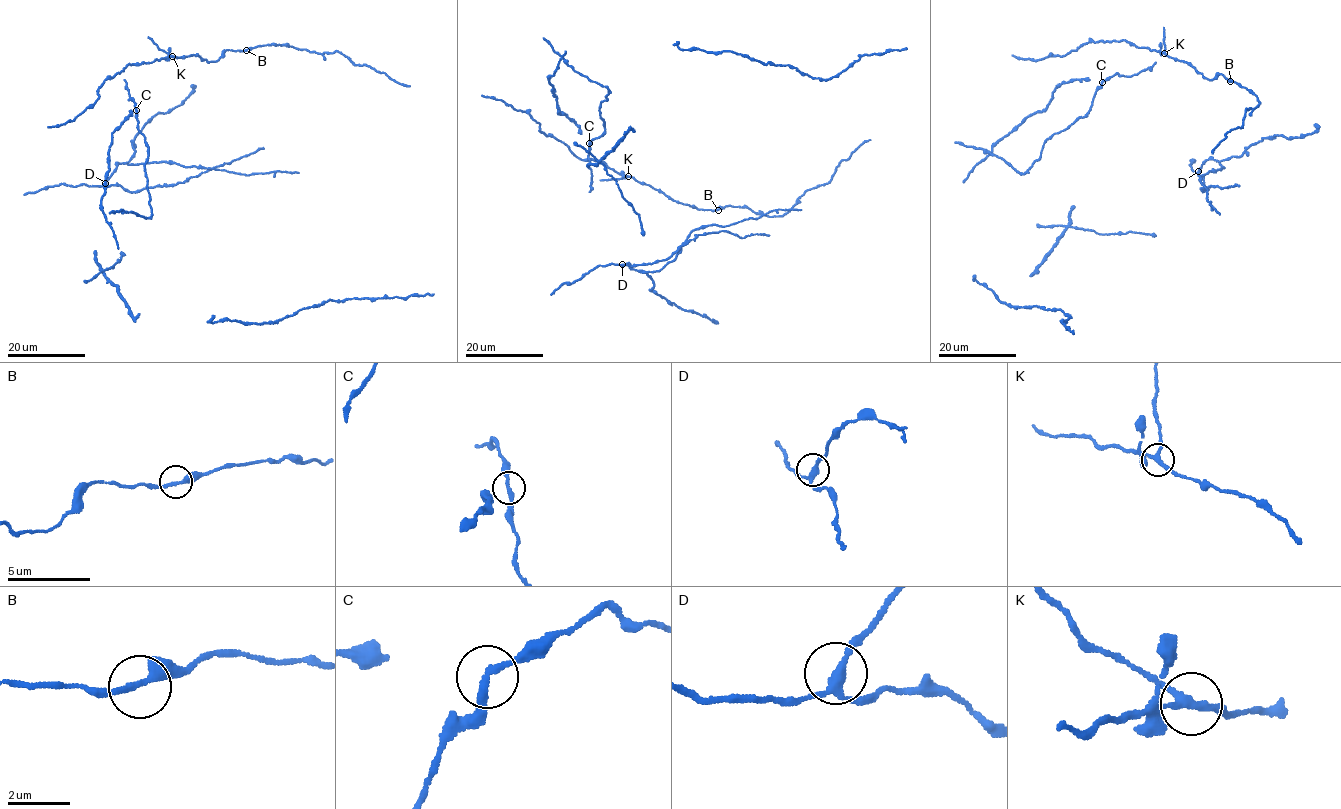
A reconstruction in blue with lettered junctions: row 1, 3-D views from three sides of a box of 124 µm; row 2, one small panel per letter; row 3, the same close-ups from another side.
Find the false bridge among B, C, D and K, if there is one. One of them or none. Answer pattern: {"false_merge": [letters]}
{"false_merge": ["K"]}

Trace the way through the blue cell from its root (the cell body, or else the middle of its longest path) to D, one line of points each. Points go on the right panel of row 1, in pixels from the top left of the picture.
D: (1201, 191), (1208, 189), (1203, 187), (1203, 178), (1198, 171)

